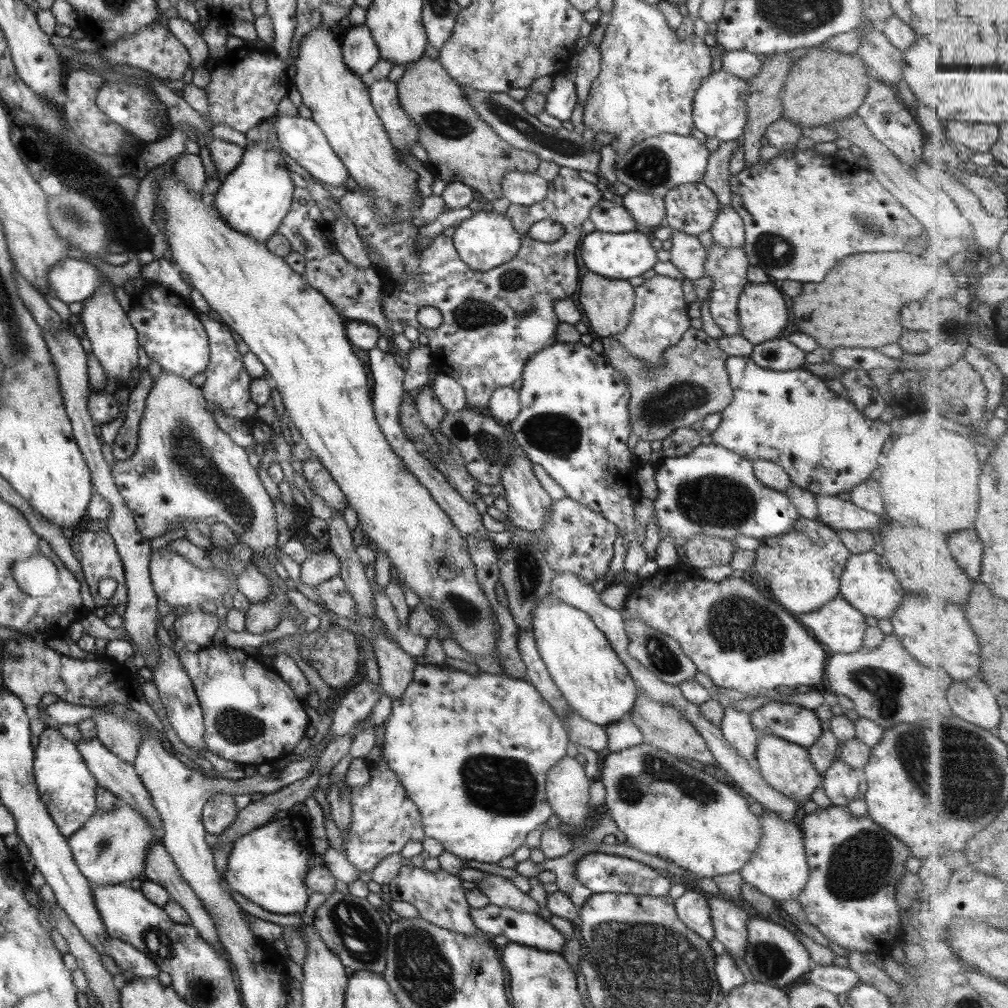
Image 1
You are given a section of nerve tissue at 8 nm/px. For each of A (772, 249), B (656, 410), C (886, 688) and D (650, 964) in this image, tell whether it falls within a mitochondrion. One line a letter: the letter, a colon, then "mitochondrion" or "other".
A: mitochondrion
B: mitochondrion
C: mitochondrion
D: mitochondrion

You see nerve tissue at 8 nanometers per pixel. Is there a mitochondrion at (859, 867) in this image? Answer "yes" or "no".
yes

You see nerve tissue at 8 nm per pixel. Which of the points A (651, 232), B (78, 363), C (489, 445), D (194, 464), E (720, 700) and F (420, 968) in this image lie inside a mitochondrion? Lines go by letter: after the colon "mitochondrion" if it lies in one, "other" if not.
A: other
B: other
C: mitochondrion
D: mitochondrion
E: other
F: mitochondrion

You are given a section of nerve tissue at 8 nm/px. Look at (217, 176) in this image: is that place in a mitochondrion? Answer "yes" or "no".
no

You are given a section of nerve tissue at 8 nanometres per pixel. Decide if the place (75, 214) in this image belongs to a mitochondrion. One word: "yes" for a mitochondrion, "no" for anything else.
yes

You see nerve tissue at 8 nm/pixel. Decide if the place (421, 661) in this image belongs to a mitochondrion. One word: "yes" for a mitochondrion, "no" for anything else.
no

